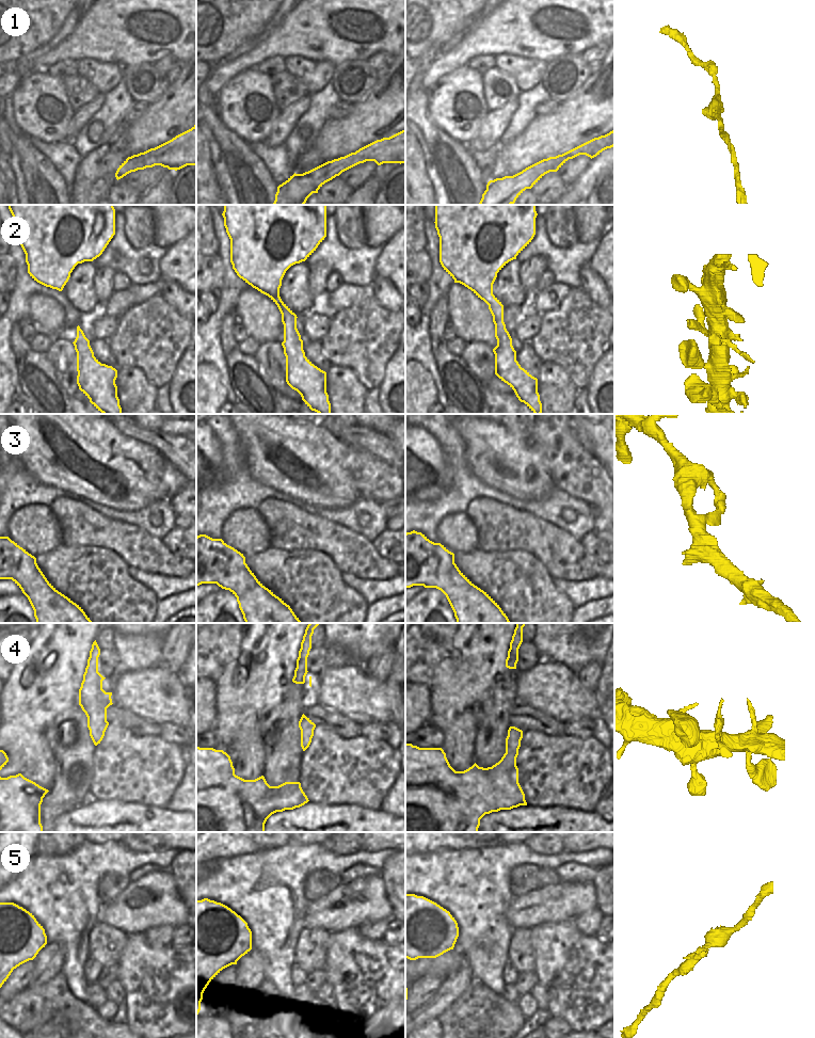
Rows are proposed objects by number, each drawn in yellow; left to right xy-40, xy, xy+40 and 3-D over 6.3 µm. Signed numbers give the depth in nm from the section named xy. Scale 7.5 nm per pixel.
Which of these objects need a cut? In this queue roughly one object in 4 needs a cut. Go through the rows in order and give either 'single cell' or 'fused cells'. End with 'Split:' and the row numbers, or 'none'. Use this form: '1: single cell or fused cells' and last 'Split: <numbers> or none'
1: single cell
2: single cell
3: single cell
4: single cell
5: fused cells
Split: 5

